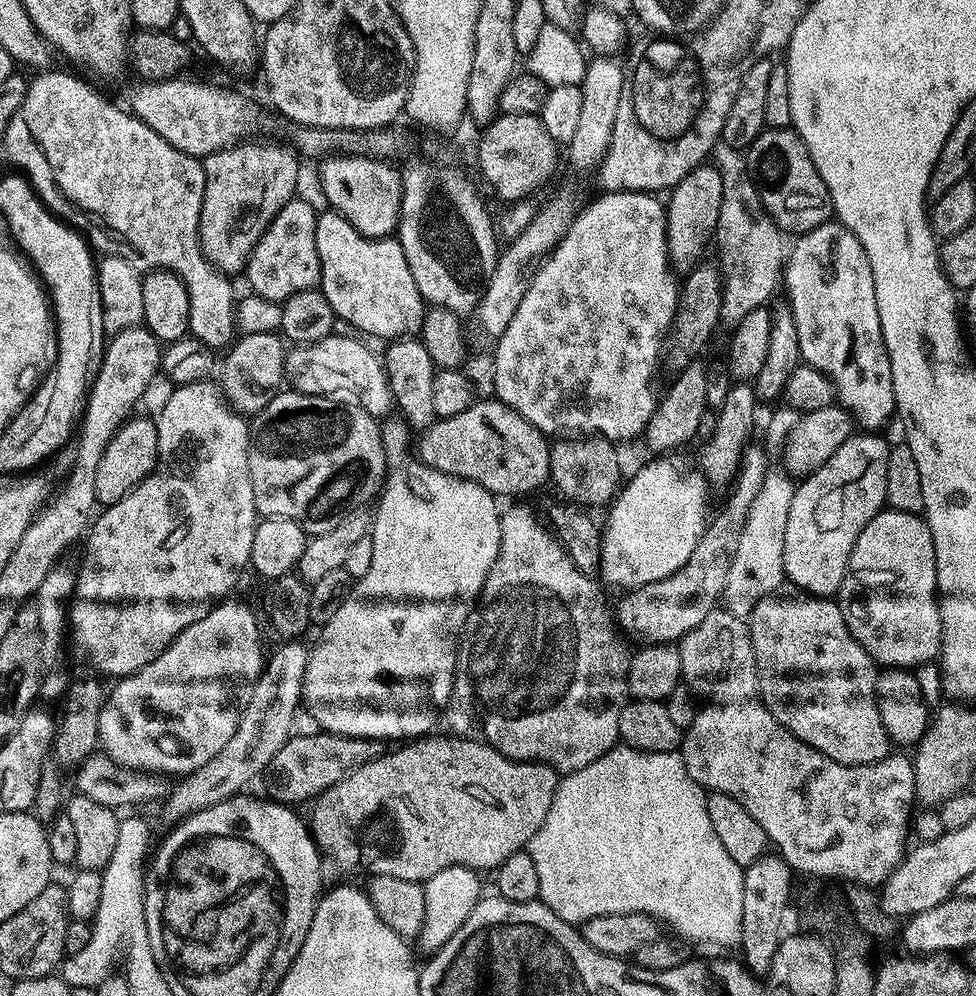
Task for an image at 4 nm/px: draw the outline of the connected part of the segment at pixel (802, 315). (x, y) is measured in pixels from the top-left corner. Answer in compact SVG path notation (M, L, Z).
M825 222L818 225L816 228L811 228L810 231L795 237L796 245L786 256L786 263L783 265L783 275L788 275L788 292L792 295L790 307L792 316L796 319L796 329L798 330L798 342L800 343L800 355L805 365L811 365L825 377L830 378L831 387L836 388L836 396L839 407L846 410L847 415L853 421L857 420L861 424L861 429L864 430L880 430L880 427L887 422L888 419L893 419L894 409L896 406L896 395L892 389L892 362L888 359L887 351L884 347L884 335L880 330L880 306L878 303L878 294L874 290L874 278L872 277L872 266L868 262L868 255L864 253L864 247L858 242L858 238L852 232L848 231L843 224L839 222Z

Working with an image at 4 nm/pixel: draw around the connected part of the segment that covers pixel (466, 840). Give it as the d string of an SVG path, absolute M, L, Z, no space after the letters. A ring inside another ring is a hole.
M428 734L423 738L416 738L411 742L401 743L399 746L393 747L396 748L393 752L392 749L385 751L384 755L376 756L373 760L352 769L339 782L315 797L314 803L311 805L313 808L312 824L310 820L310 835L315 840L317 849L327 859L329 856L330 859L337 860L340 864L361 864L362 867L369 868L367 870L369 873L377 876L393 876L403 880L423 882L436 874L438 870L446 870L450 866L460 866L473 870L481 870L480 868L495 870L499 868L503 860L510 858L510 854L521 851L531 841L534 833L544 823L548 807L552 805L554 795L554 780L552 784L553 769L549 768L547 764L506 758L502 753L497 752L491 744L481 742L476 738L455 740L452 736L436 735Z

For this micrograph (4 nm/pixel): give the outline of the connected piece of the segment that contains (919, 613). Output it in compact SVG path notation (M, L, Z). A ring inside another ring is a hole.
M881 510L878 515L870 521L858 534L858 538L852 547L852 553L848 559L848 569L844 575L844 580L840 584L838 593L839 599L843 601L842 611L844 613L844 622L848 626L848 631L856 639L857 645L865 653L868 652L877 660L892 670L912 670L915 664L924 664L928 659L937 655L940 646L940 602L936 591L936 551L932 548L932 529L928 527L925 517L915 512L897 512L895 510Z

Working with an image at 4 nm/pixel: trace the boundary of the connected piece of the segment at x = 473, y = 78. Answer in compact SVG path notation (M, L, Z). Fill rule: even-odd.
M481 7L476 20L476 50L472 53L472 69L466 90L467 119L479 126L492 123L500 105L500 96L508 85L512 72L512 59L518 56L516 40L512 36L513 9Z

